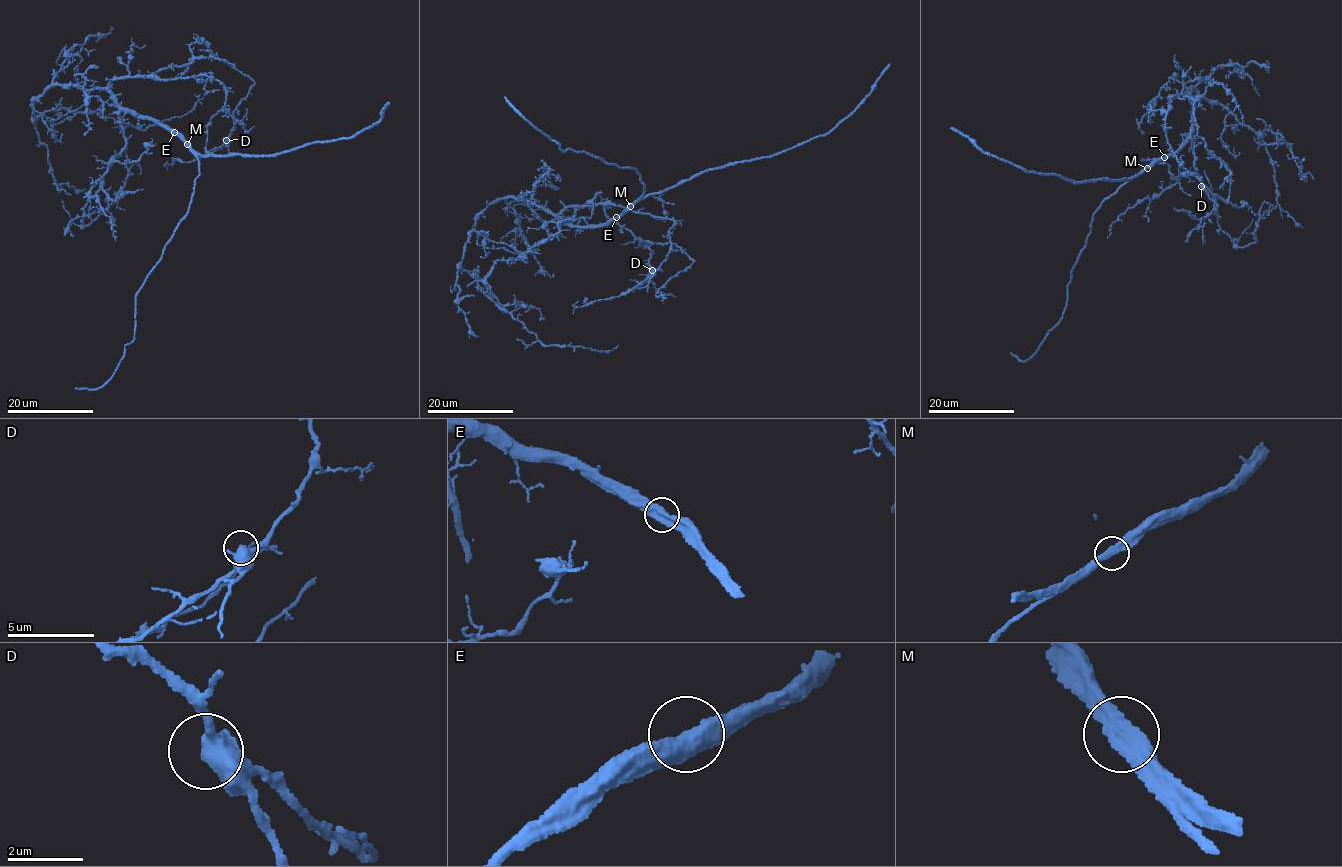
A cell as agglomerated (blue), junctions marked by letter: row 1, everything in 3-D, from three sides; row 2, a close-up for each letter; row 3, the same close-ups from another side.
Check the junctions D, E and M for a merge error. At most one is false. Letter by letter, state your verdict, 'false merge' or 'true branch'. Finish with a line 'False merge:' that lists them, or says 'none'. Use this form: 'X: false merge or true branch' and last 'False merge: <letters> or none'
D: true branch
E: true branch
M: true branch
False merge: none

